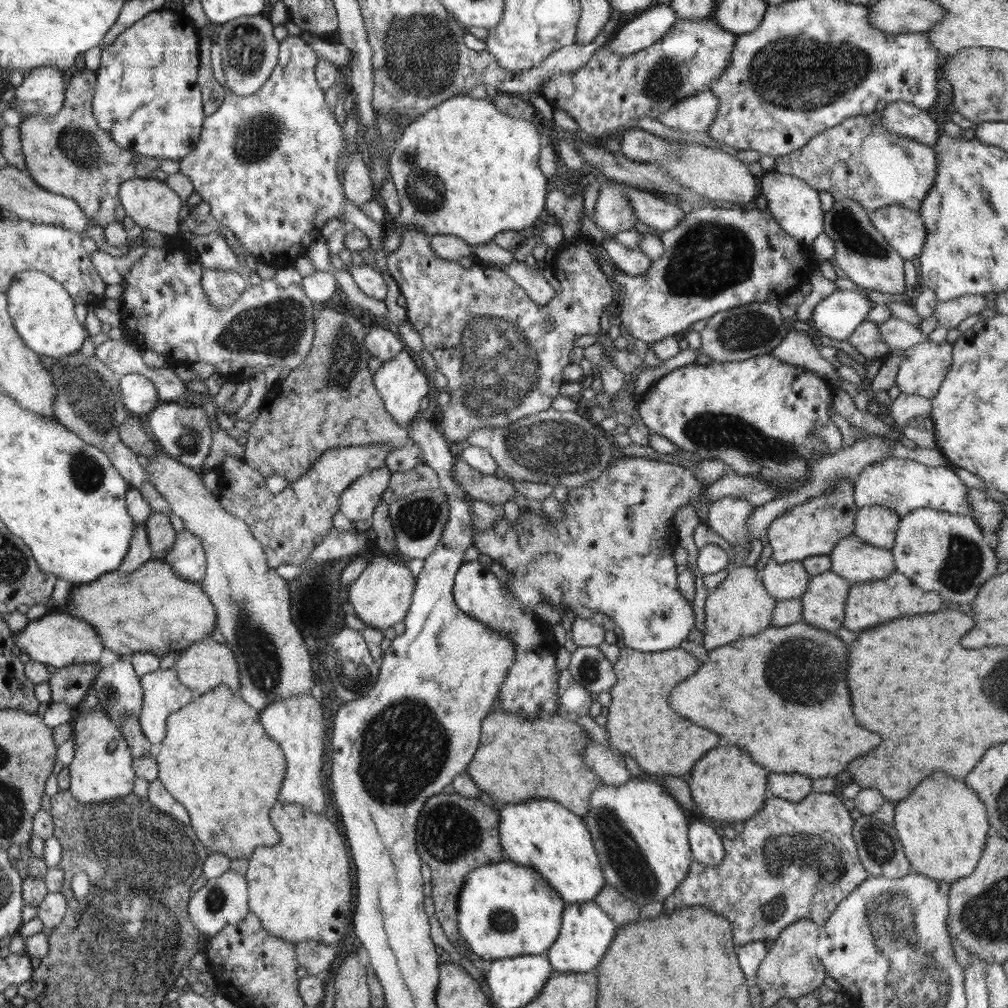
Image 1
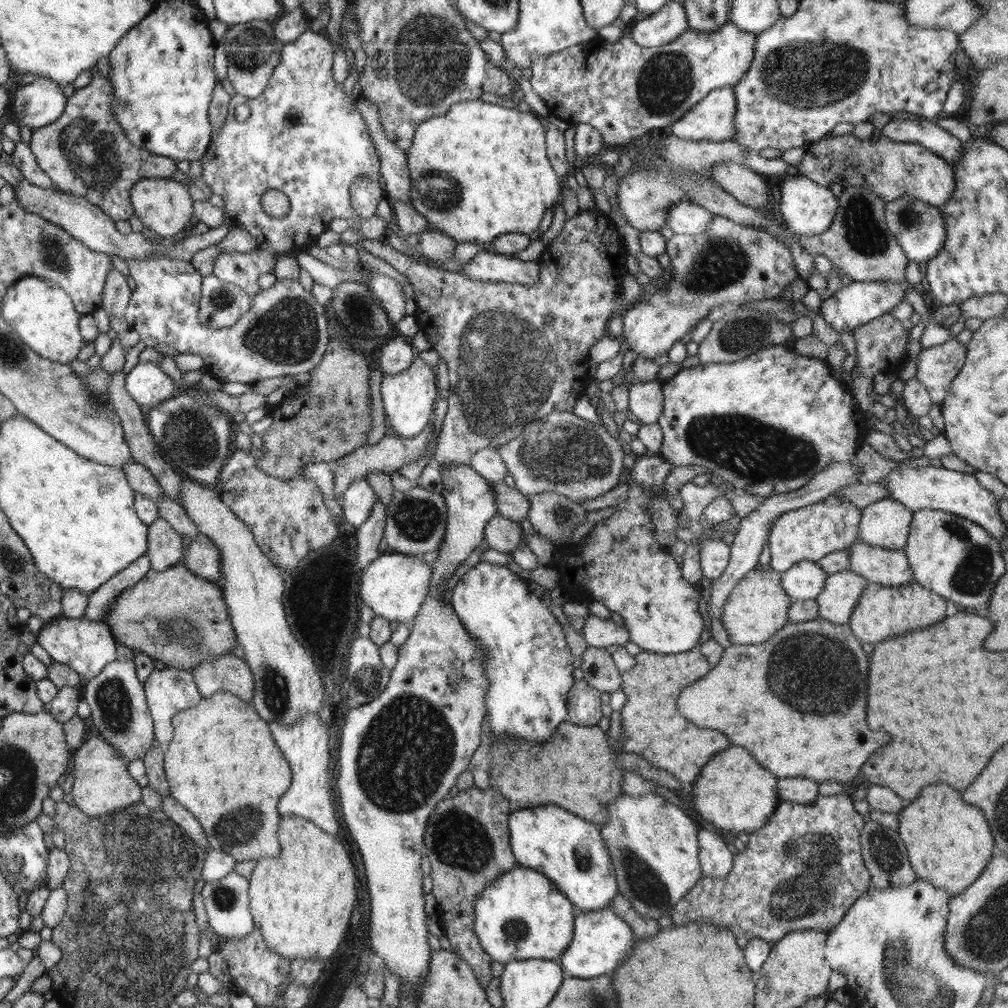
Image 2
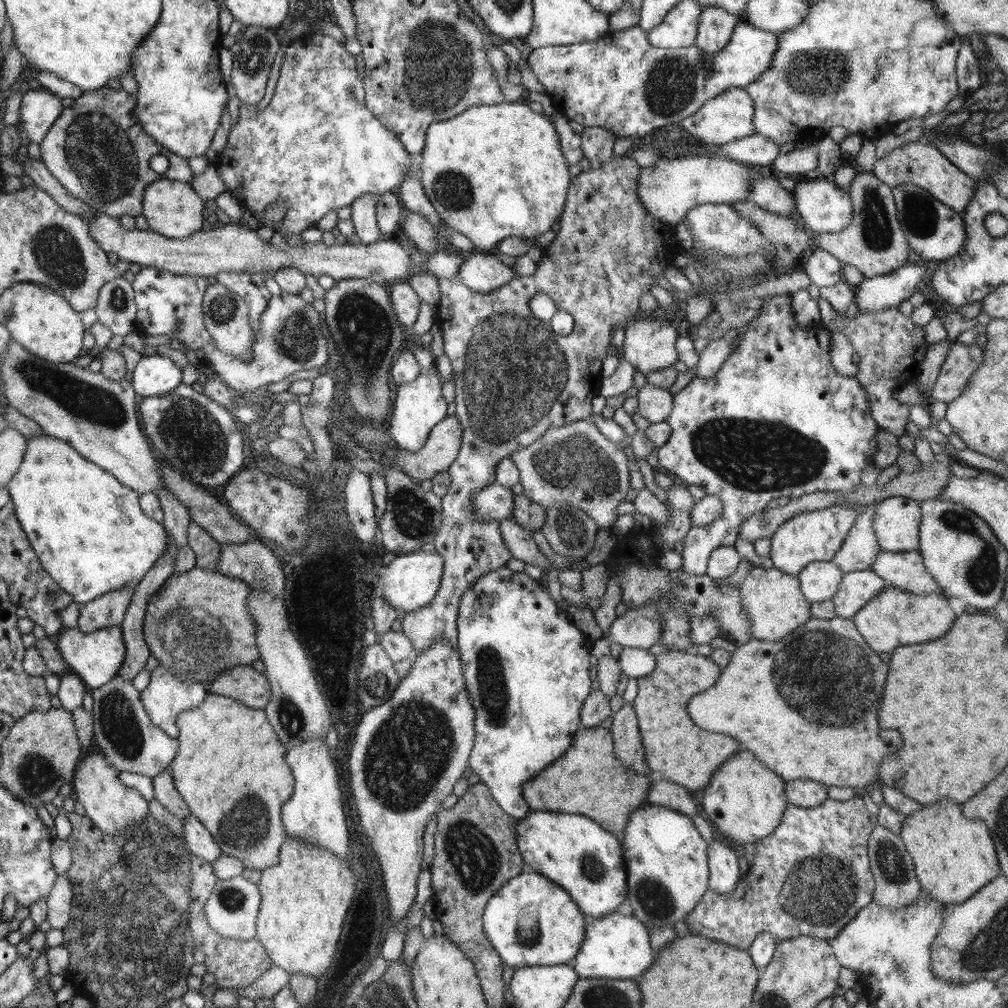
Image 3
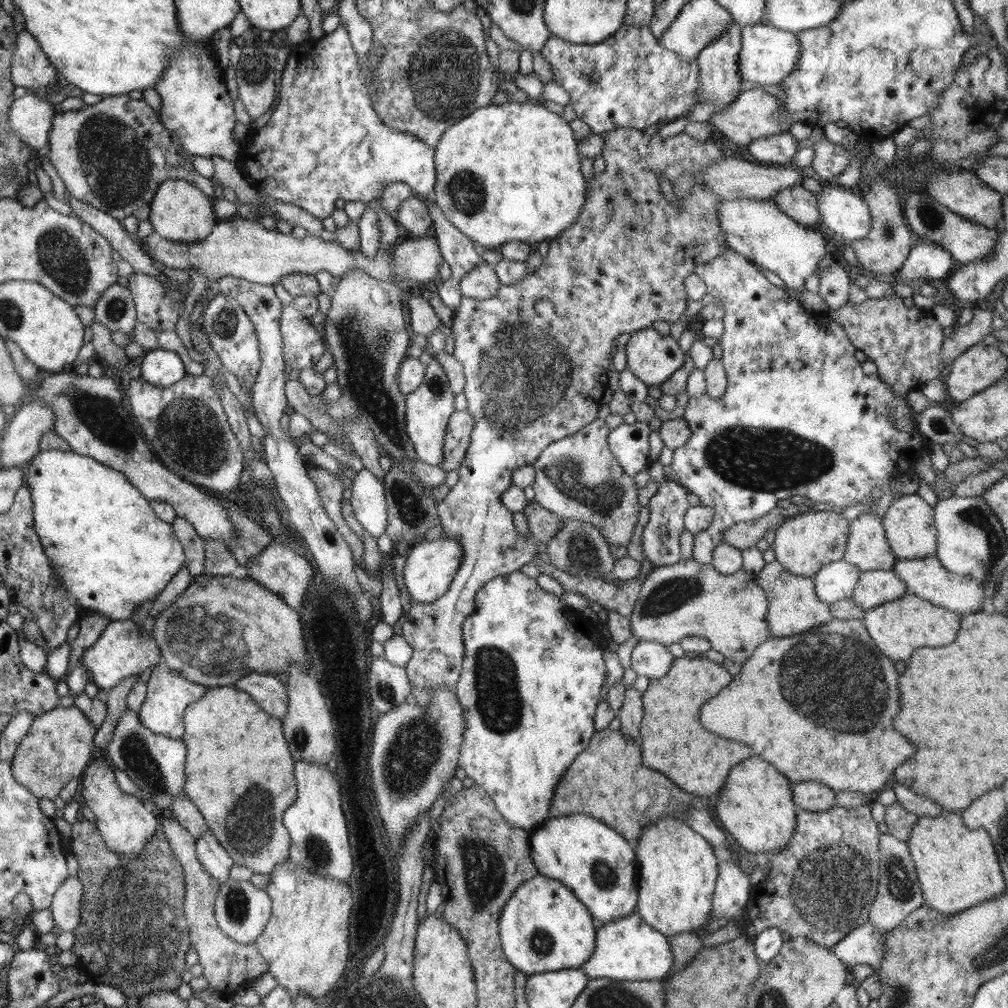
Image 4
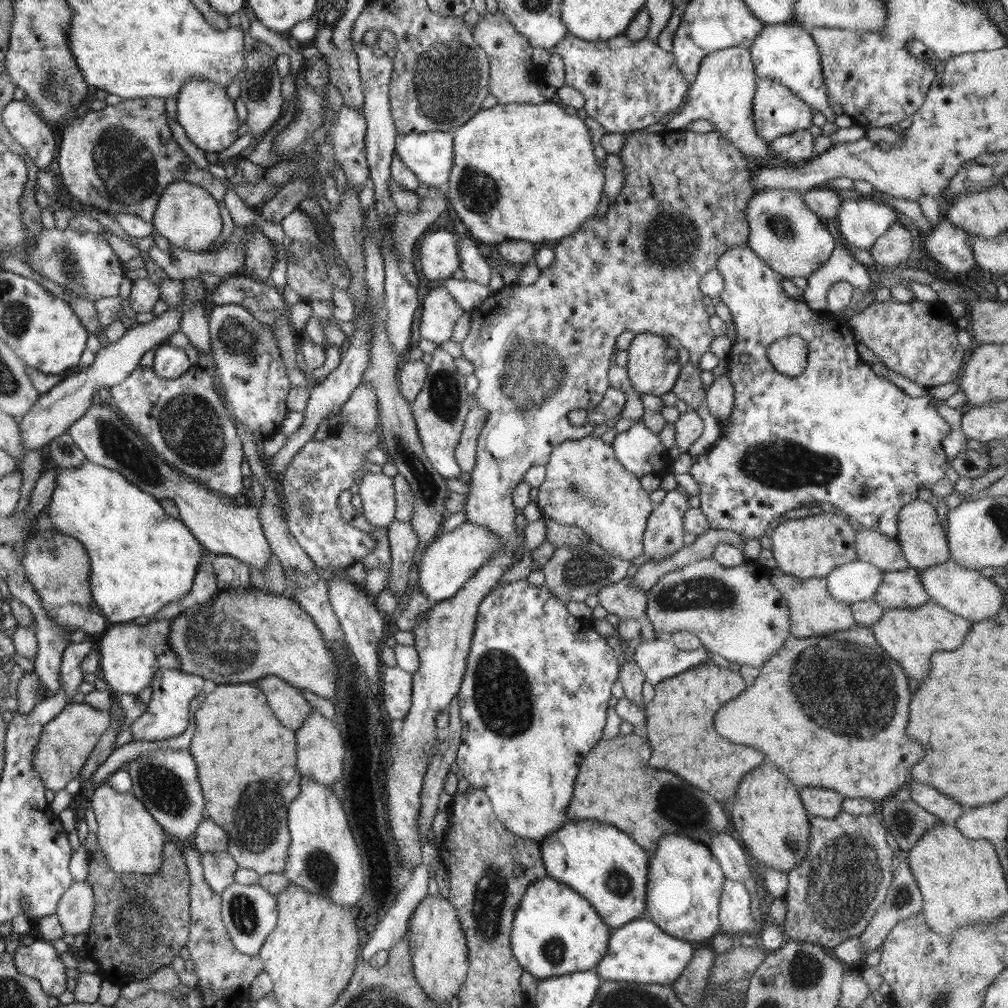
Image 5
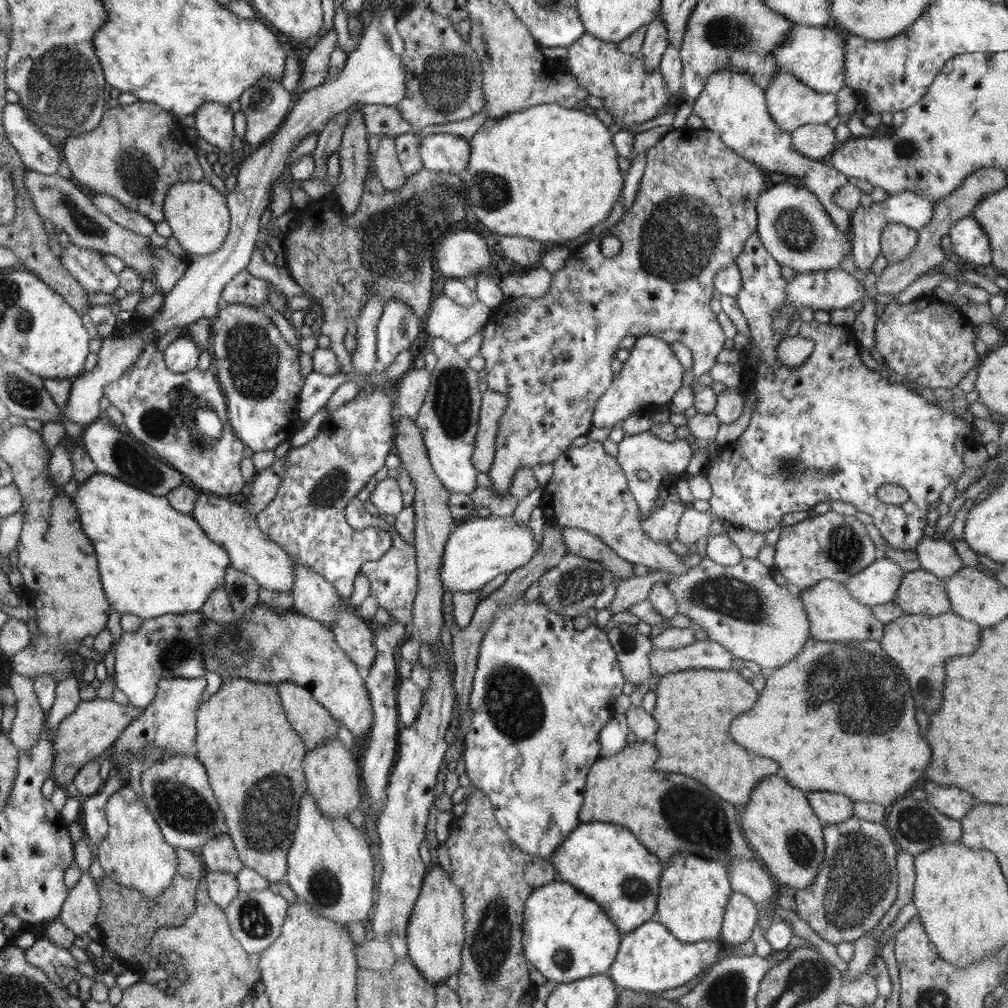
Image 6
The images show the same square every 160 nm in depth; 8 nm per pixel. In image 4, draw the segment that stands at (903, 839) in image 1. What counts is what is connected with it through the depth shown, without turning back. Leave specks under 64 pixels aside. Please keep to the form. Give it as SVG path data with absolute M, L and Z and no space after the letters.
M946 811L945 813L939 814L935 817L920 817L911 828L908 840L906 842L908 848L915 862L915 869L917 872L917 877L923 892L923 899L925 900L924 904L936 909L941 915L955 915L964 909L973 907L975 904L983 903L984 901L995 899L1000 895L1003 895L1003 892L1007 891L1007 886L1005 883L1005 878L998 862L997 851L995 846L992 844L990 836L984 828L976 828L976 830L969 829L963 822L960 812Z

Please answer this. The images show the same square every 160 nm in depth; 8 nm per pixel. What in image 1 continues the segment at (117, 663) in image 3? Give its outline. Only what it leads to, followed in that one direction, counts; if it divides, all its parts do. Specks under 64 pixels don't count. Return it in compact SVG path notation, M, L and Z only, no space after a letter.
M66 613L45 614L38 620L28 621L24 630L15 635L15 646L26 652L32 660L56 669L78 664L99 664L105 649L102 639L91 624Z

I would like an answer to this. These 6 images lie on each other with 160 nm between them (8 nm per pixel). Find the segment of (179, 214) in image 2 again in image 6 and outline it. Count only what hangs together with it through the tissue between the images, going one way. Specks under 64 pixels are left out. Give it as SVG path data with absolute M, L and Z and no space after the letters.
M206 179L174 184L164 200L164 221L170 225L172 236L187 254L195 257L216 253L230 232L230 210L226 197Z

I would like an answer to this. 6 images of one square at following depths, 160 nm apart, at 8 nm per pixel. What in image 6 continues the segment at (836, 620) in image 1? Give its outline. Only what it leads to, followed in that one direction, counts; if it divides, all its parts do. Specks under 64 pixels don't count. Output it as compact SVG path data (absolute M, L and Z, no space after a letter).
M923 568L904 573L893 603L911 615L936 616L951 611L945 581Z

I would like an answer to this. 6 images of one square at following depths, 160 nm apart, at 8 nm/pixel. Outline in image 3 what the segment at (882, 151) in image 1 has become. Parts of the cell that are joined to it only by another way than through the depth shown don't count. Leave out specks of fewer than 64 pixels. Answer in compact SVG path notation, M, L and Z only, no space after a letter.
M920 140L895 148L884 158L877 159L871 172L890 189L902 184L912 184L922 188L942 204L960 214L966 212L966 207L976 192L975 179L952 164L952 161L948 160L948 157L944 156L934 145Z

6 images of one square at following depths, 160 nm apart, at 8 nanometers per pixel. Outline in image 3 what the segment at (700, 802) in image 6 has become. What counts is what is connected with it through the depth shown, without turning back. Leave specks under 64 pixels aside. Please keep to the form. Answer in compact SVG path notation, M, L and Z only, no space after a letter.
M601 726L582 727L568 752L554 760L540 771L536 780L523 784L524 801L532 811L552 810L552 812L576 813L596 820L602 828L620 836L626 828L631 812L648 805L648 776L638 776L626 768L613 752L613 737L610 730Z

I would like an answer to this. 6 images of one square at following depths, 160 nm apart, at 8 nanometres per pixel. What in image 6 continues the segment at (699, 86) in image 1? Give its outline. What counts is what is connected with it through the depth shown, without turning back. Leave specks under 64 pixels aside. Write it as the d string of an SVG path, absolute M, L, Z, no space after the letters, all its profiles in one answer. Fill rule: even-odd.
M831 24L822 27L796 25L791 28L785 41L771 54L780 70L792 73L816 92L828 94L836 93L845 86L844 47L842 30ZM584 33L566 50L567 61L563 65L590 95L602 100L604 110L608 110L616 126L634 126L648 122L671 107L673 98L669 95L664 77L659 70L649 71L645 67L641 51L622 52L617 43L600 40L588 33Z

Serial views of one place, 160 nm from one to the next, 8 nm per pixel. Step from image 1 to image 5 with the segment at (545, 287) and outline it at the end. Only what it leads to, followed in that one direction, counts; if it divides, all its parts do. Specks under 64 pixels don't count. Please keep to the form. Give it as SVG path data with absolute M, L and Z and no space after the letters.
M450 277L444 279L441 285L450 293L450 296L463 308L472 312L487 297L491 296L491 289L486 285L468 279Z

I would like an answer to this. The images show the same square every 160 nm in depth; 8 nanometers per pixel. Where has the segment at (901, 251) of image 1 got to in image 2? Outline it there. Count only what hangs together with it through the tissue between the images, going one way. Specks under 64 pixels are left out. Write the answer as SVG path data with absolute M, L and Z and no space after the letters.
M904 195L890 203L886 203L886 225L888 231L896 237L898 244L903 248L909 261L915 263L927 262L944 248L946 229L944 229L944 217L940 207L934 207L912 197Z

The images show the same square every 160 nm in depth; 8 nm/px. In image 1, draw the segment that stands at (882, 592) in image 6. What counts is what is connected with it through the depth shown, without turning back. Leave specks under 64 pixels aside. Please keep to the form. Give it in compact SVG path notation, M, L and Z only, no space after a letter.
M772 558L759 573L768 594L778 601L799 599L807 591L811 577L801 561L778 564Z

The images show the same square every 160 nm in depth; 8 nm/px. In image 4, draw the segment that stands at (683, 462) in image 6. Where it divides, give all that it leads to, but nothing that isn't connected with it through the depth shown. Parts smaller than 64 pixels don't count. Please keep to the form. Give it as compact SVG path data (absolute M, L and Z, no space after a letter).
M638 420L632 424L622 423L609 432L609 449L620 467L632 478L647 470L650 464L648 436L651 432L649 423Z

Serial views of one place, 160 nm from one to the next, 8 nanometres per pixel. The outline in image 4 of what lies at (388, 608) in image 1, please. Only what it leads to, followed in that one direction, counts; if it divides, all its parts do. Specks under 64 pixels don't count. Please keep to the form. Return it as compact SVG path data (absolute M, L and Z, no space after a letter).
M440 537L430 542L422 540L409 547L405 552L407 559L402 572L404 586L406 586L412 600L420 603L431 603L448 590L451 580L459 571L463 557L463 548L457 538Z

